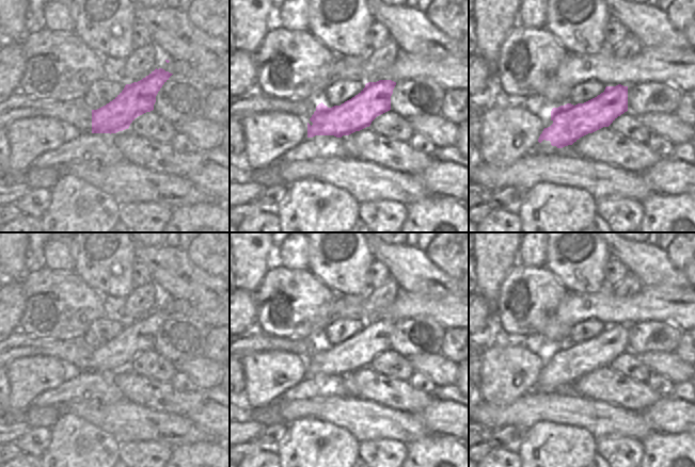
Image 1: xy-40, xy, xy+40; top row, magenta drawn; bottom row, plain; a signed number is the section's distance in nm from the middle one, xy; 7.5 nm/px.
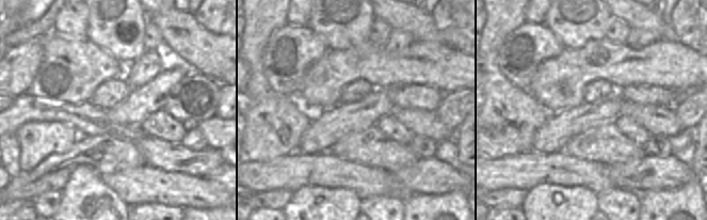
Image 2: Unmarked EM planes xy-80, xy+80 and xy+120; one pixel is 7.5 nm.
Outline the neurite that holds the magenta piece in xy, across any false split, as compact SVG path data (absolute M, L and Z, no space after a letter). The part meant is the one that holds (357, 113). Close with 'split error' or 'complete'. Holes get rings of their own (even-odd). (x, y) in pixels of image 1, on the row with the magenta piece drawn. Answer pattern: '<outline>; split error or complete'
M379 80L368 82L354 97L341 106L328 108L322 102L307 123L307 138L334 135L342 138L369 127L379 115L391 110L391 96L396 82Z; complete

